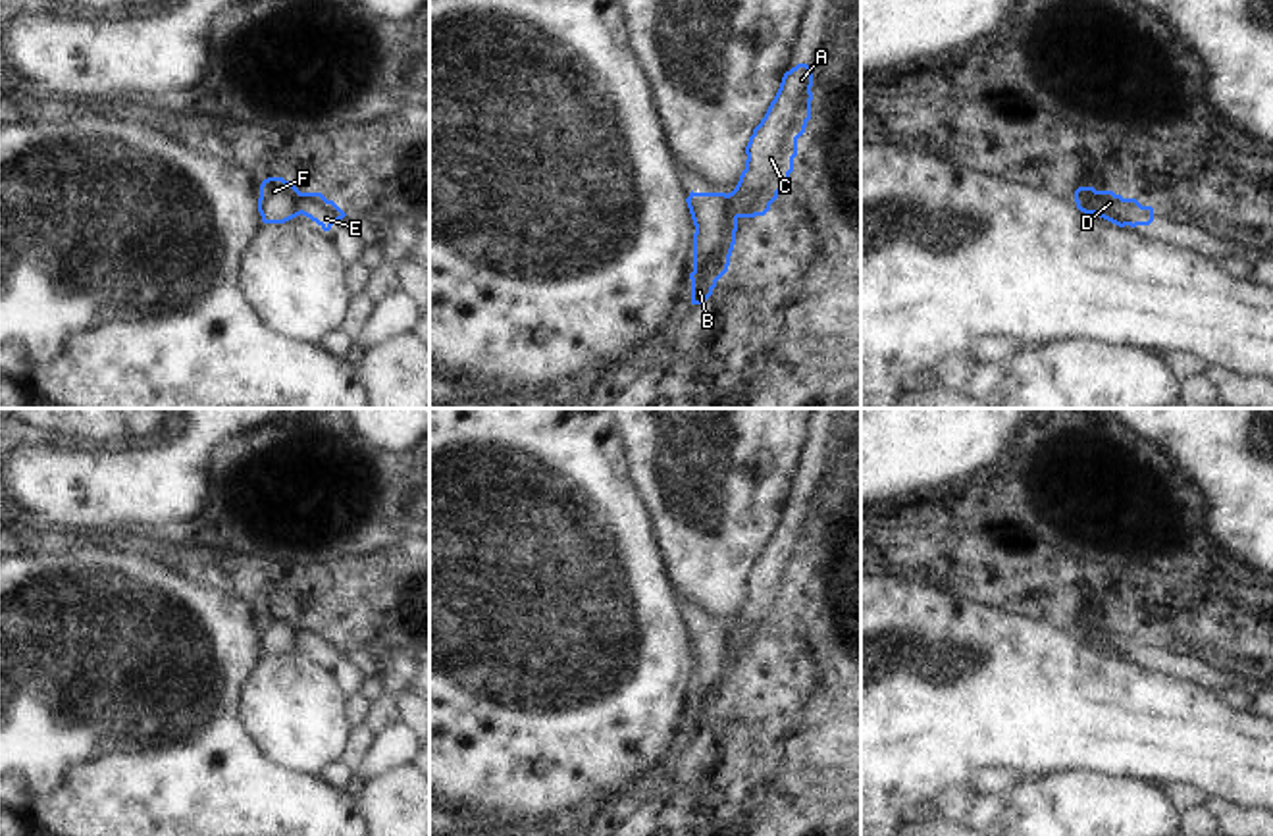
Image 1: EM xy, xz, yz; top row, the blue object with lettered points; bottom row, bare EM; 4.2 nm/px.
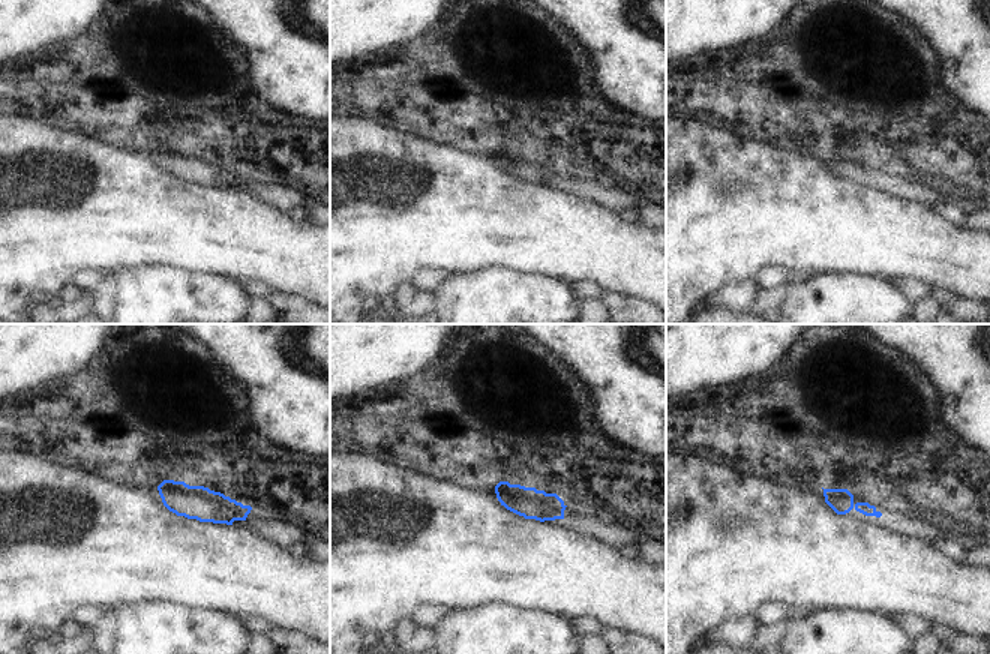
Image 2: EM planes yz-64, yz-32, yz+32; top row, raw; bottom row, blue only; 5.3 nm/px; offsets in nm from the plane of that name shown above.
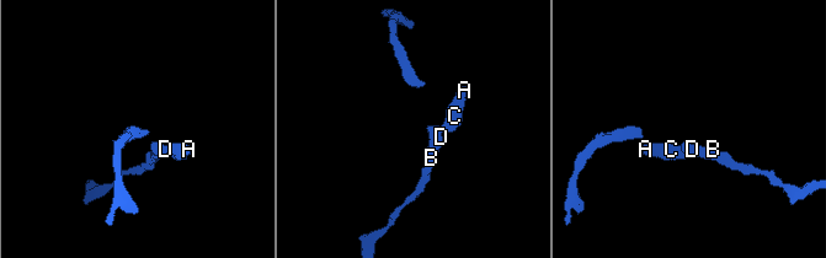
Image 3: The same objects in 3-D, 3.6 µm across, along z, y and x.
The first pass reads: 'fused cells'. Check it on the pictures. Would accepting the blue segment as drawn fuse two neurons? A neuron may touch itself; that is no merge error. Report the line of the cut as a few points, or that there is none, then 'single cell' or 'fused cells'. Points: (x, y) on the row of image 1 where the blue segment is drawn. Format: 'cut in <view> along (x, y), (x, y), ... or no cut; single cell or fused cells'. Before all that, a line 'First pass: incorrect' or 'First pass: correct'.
First pass: correct
cut in yz along (1075, 191), (1079, 195), (1092, 195), (1094, 212); fused cells

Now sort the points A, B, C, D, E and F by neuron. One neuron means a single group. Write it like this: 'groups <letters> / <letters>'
groups A C E / B D F

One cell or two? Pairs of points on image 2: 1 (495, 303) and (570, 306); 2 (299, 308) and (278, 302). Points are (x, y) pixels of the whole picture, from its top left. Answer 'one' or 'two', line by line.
1: one
2: one

